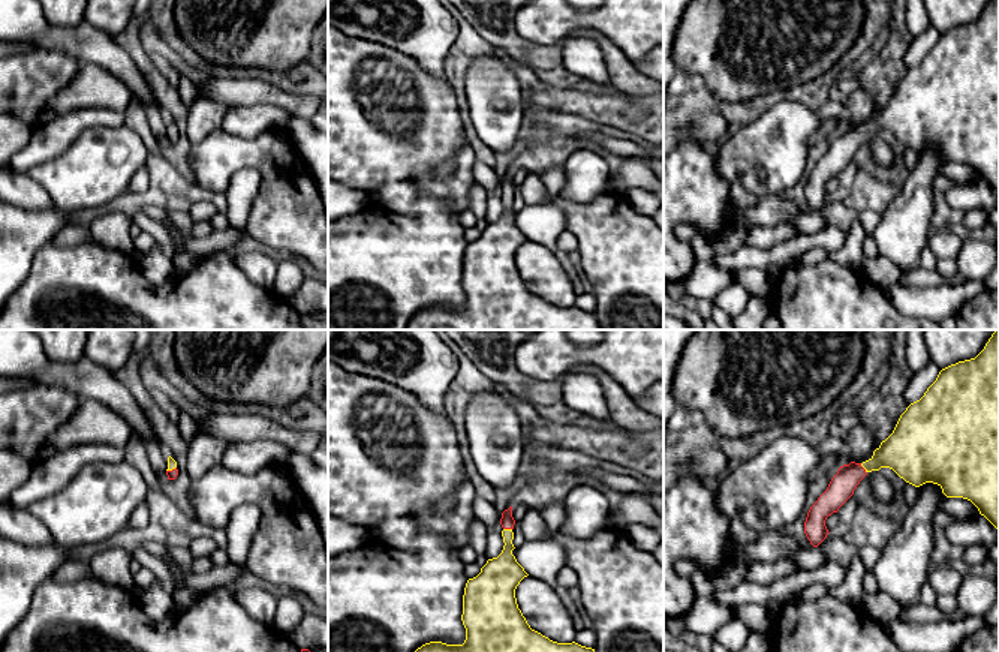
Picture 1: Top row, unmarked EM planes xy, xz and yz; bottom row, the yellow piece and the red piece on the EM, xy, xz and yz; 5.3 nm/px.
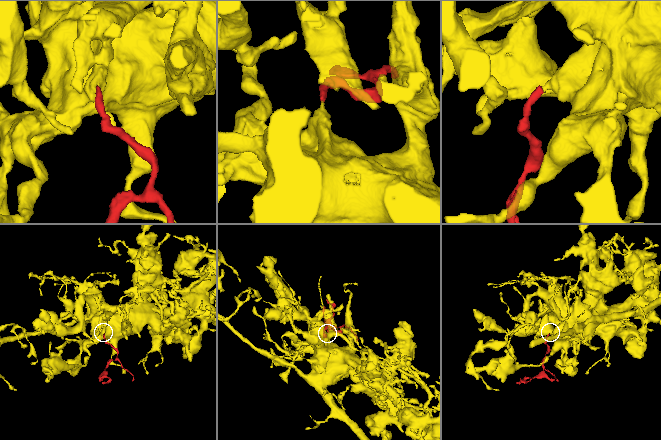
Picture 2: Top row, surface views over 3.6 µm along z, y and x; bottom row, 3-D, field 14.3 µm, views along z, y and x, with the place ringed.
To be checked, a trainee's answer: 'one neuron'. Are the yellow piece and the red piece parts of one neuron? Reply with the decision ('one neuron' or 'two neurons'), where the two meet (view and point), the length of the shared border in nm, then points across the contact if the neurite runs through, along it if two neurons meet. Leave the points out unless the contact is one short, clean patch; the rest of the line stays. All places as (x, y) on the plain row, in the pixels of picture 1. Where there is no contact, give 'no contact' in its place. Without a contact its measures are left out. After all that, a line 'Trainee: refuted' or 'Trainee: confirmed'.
one neuron | yz (863, 131) | 70 nm | across yz (906, 116), (891, 117), (863, 131), (842, 150)
Trainee: confirmed

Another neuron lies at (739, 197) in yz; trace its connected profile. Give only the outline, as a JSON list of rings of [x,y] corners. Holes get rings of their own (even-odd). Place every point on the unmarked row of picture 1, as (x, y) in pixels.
[[[731,184],[729,201],[740,210],[755,207],[759,201],[758,196],[743,189],[740,184]]]

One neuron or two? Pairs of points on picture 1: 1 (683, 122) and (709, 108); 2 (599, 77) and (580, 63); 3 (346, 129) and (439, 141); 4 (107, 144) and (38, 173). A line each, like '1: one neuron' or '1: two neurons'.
1: one neuron
2: one neuron
3: one neuron
4: one neuron

